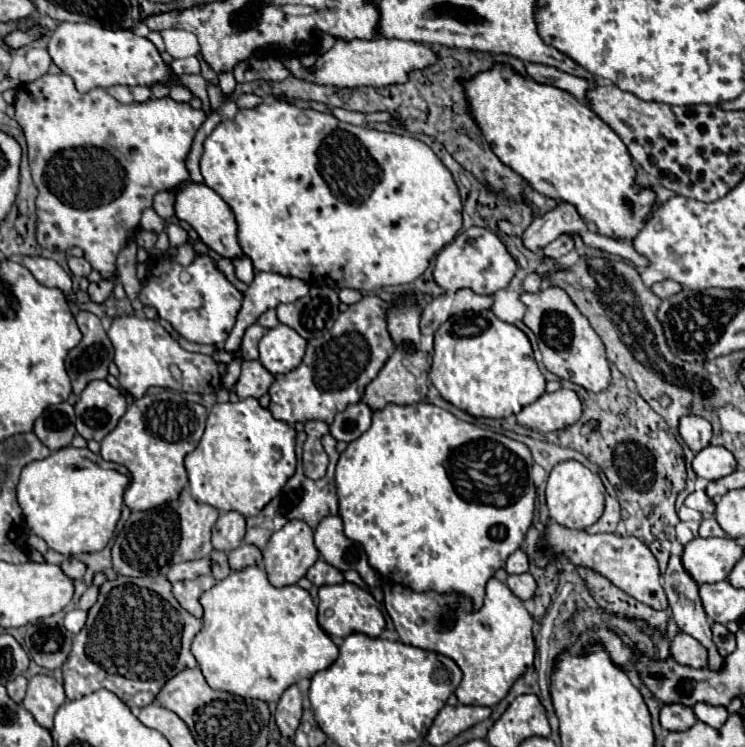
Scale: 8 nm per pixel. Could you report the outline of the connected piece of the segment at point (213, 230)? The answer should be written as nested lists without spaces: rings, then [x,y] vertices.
[[[192,181],[182,183],[176,191],[176,217],[188,221],[194,231],[200,235],[200,241],[208,245],[210,251],[218,253],[220,257],[226,259],[236,259],[242,257],[242,249],[238,243],[238,225],[236,225],[236,217],[232,213],[232,209],[228,209],[228,205],[206,185],[196,185]]]

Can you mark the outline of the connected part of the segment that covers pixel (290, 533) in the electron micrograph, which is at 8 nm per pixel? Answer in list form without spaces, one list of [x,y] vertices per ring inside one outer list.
[[[288,521],[280,531],[272,533],[262,555],[264,555],[264,569],[268,573],[268,581],[274,587],[294,585],[318,561],[318,549],[314,545],[314,531],[304,521]]]

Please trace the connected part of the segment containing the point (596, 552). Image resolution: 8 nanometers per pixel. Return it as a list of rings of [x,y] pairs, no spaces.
[[[548,523],[546,527],[530,527],[522,545],[524,553],[528,559],[544,569],[550,563],[556,563],[560,557],[566,557],[572,565],[584,565],[584,569],[592,569],[594,573],[600,573],[602,577],[610,579],[618,589],[624,593],[636,597],[638,601],[654,607],[654,609],[666,609],[668,601],[664,595],[664,589],[660,585],[660,573],[658,573],[658,563],[650,549],[638,541],[636,537],[622,537],[614,533],[586,533],[586,531],[576,531],[562,527],[558,523]]]

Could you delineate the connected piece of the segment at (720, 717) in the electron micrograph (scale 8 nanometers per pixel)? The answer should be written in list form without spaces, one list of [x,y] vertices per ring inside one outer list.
[[[696,703],[692,709],[694,709],[696,717],[702,723],[706,723],[706,725],[710,725],[714,729],[720,729],[726,723],[726,719],[728,719],[726,707],[720,709],[720,707],[712,707],[712,705],[706,705],[706,703]]]

